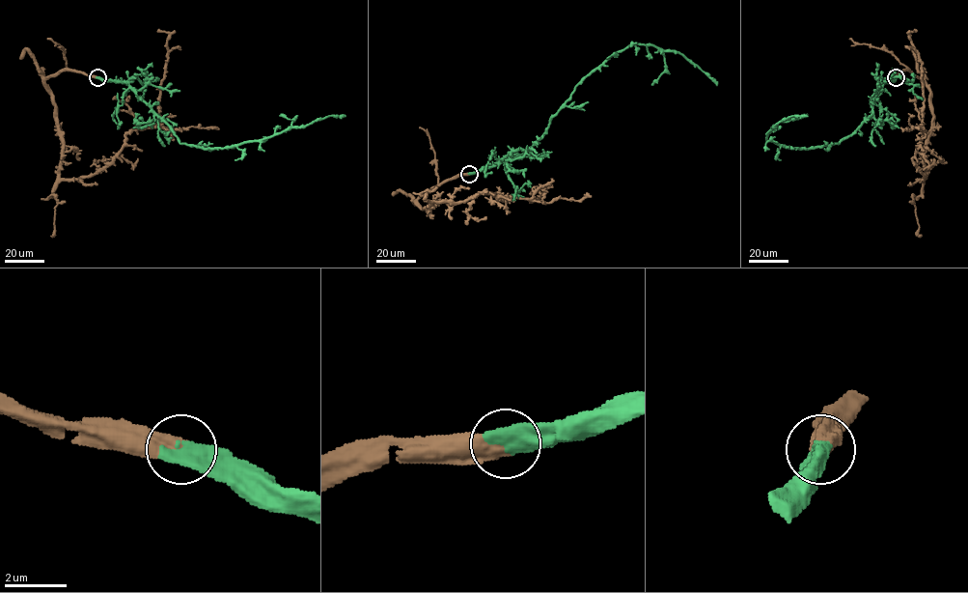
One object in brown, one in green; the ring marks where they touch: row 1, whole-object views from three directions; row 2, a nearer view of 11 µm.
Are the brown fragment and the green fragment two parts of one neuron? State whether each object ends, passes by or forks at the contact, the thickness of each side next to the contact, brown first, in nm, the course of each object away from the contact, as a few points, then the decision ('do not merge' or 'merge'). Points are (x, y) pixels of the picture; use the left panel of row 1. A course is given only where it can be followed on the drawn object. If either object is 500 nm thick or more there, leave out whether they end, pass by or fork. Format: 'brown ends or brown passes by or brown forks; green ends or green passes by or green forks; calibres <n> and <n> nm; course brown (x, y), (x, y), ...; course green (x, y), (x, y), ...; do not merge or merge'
calibres 550 and 650 nm; course brown (97, 77), (45, 80), (60, 179), (102, 170), (125, 134), (158, 124), (170, 34), (157, 30); course green (97, 77), (124, 81), (180, 143), (205, 148), (237, 146), (330, 115), (345, 116); merge

